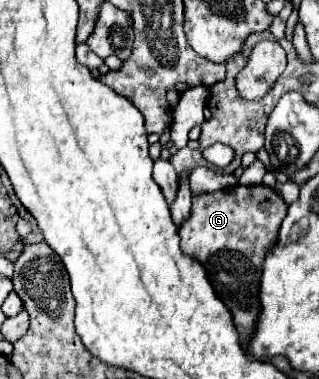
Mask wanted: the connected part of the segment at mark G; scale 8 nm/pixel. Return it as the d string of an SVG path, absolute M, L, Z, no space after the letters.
M235 185L195 197L191 215L179 229L181 251L195 257L205 267L217 297L233 313L233 321L245 349L249 347L257 329L263 261L269 249L275 245L279 225L287 215L287 203L281 199L281 195L275 189L263 187L265 185L255 185L255 189L247 189L243 185Z

